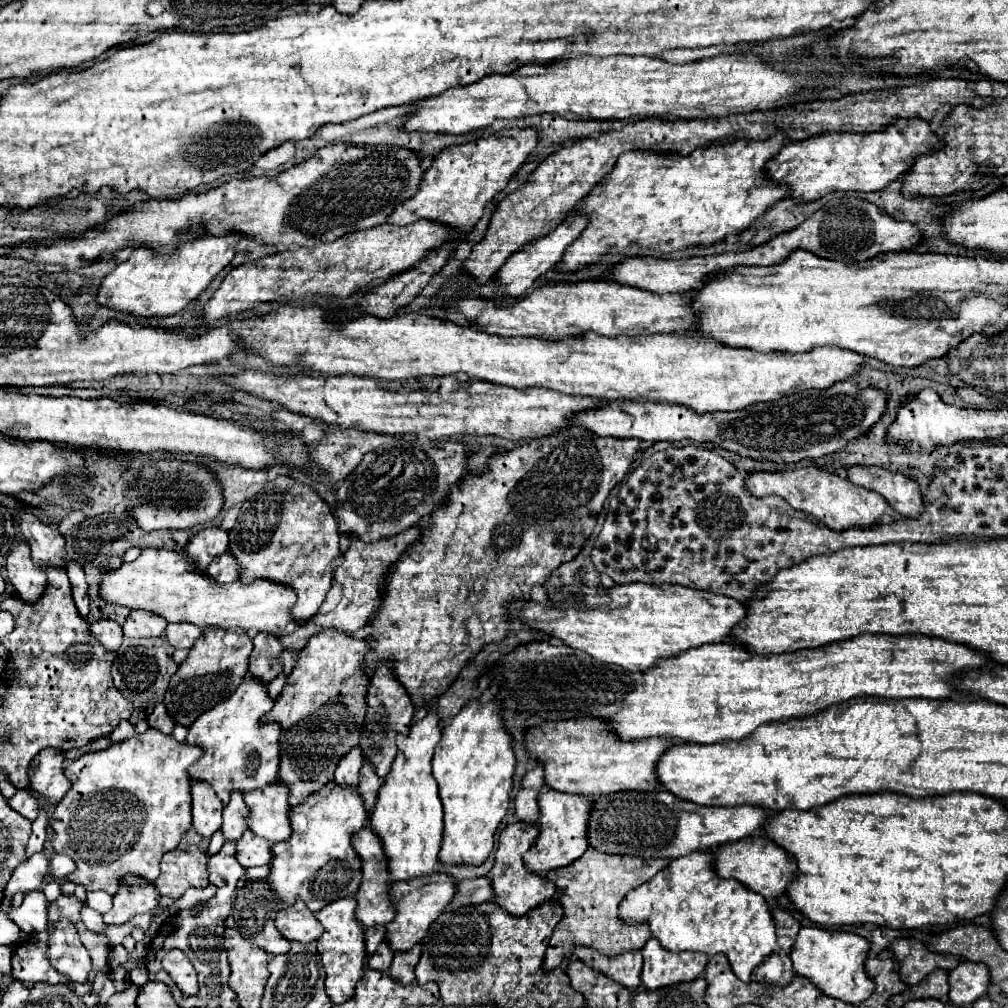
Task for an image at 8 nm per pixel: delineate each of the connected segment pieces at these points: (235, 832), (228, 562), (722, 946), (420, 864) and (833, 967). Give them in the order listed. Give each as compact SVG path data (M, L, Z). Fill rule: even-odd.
M232 792L230 802L222 812L222 826L220 826L226 842L236 842L244 834L244 800L242 792Z
M222 554L218 556L206 570L206 574L210 578L214 578L218 584L230 584L230 582L236 582L236 562L232 562L232 556Z
M692 852L692 856L674 858L664 870L624 896L618 906L618 916L624 924L648 924L652 936L662 944L662 948L670 952L690 950L702 952L706 956L724 954L732 966L732 972L742 982L750 982L754 968L776 948L776 924L766 900L736 880L720 880L714 874L710 852Z
M436 712L416 722L408 736L396 736L398 754L392 762L390 774L384 778L378 790L378 800L374 804L370 828L382 842L384 856L388 860L388 880L414 880L430 876L438 870L438 852L442 844L442 804L438 796L438 786L432 776L432 756L440 742L442 730Z
M808 926L798 932L790 958L794 964L794 972L798 976L808 978L824 996L858 1006L874 992L874 984L864 970L868 950L870 950L870 942L858 934Z

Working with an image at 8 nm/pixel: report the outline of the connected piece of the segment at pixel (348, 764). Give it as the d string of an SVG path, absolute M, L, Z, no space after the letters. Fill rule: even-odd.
M352 748L352 752L348 752L348 756L344 756L344 760L340 760L336 774L334 774L334 782L338 786L346 786L346 788L356 788L358 786L358 772L364 764L364 756L360 756L360 748Z

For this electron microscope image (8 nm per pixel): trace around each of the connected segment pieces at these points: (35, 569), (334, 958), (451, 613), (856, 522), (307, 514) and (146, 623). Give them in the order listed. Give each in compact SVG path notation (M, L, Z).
M26 542L14 546L6 560L6 578L14 586L16 596L28 604L40 600L46 590L46 570L32 564L30 548Z
M352 896L344 900L336 900L328 904L328 908L322 908L316 914L316 920L322 924L324 934L316 940L322 966L326 970L326 994L332 1000L332 1004L342 1004L350 1000L356 982L364 974L364 958L366 958L366 944L364 944L364 930L360 930L360 924L356 924L354 918L354 906L356 900Z
M570 426L514 450L496 452L490 456L486 472L466 474L452 488L448 500L420 524L420 546L416 542L410 544L392 570L386 594L368 620L372 634L366 638L370 650L362 666L364 672L372 676L372 670L392 662L392 672L406 688L414 708L422 708L442 696L482 646L506 638L510 624L506 604L512 598L530 598L532 586L544 584L552 570L580 552L596 526L610 490L628 474L636 452L636 438L602 438L582 426Z
M814 466L782 470L782 472L750 472L746 476L746 488L752 496L758 496L758 498L766 494L778 494L792 508L816 516L822 524L826 524L830 530L836 530L836 532L838 530L842 532L850 526L872 526L880 522L880 518L886 512L890 512L888 502L882 500L876 492L856 486L834 472L828 472L824 468L814 468Z
M278 476L264 486L264 492L240 508L236 526L230 530L230 554L238 562L238 580L250 584L258 578L290 586L298 600L292 618L298 624L310 620L332 586L332 562L338 550L338 522L330 506L306 484L290 476Z
M130 612L122 628L126 638L154 638L162 636L166 624L168 624L166 620L152 616L152 612Z

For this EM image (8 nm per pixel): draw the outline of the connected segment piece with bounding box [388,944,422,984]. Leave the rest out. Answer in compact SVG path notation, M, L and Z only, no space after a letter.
M416 944L412 950L408 950L404 954L402 952L396 952L394 954L394 962L392 962L388 974L396 982L400 982L400 984L414 982L414 968L416 968L416 964L420 960L420 952L422 952L422 946L420 944Z

